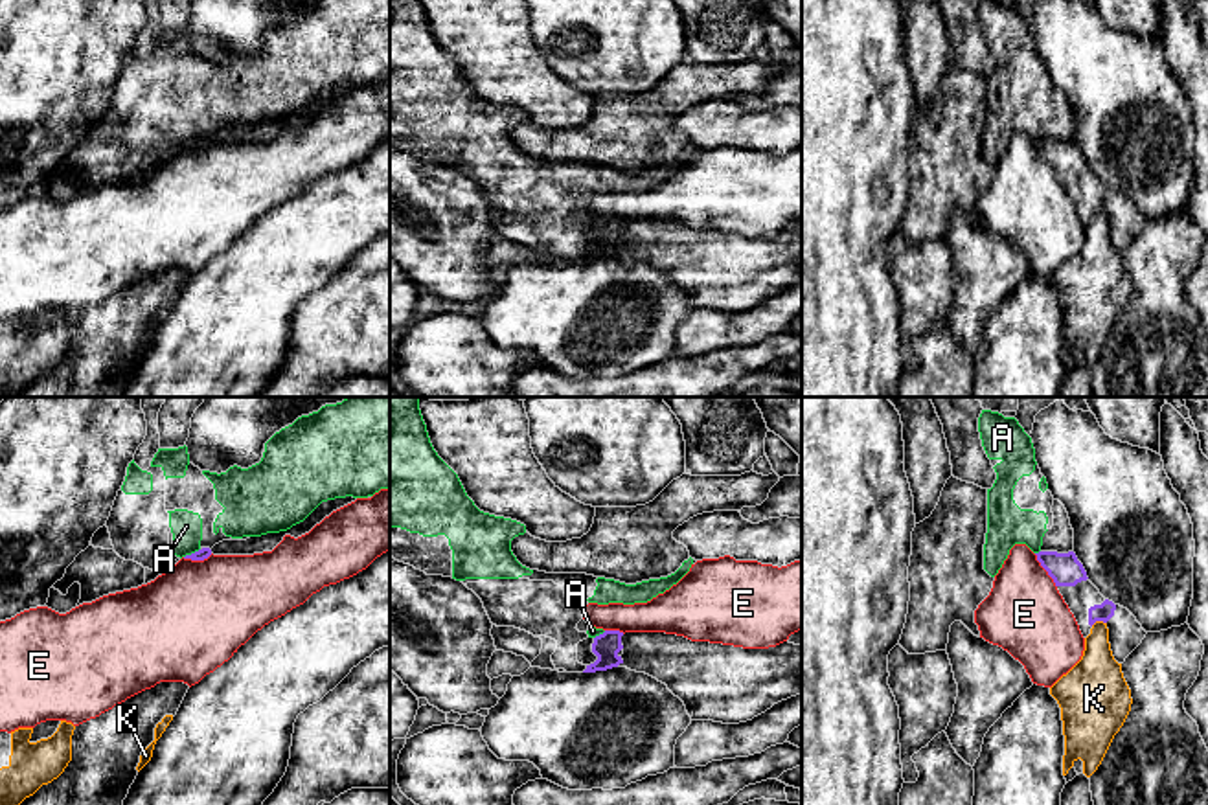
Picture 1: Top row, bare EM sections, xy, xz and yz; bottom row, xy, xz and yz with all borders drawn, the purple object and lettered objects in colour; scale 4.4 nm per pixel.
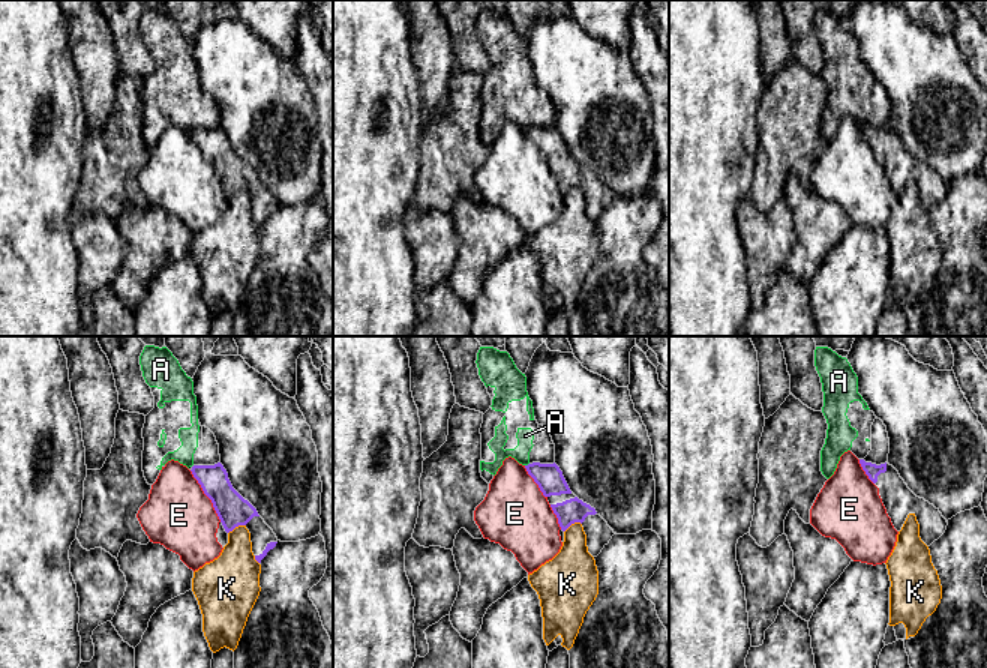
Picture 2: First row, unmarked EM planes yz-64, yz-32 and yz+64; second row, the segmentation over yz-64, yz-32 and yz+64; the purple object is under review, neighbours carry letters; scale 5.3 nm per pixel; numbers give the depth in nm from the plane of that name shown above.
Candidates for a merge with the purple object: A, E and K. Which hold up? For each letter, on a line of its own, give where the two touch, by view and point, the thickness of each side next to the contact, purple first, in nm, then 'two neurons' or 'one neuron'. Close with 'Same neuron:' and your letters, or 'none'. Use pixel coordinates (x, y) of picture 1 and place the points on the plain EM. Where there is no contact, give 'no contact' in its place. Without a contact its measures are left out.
A: meets purple in xy at (192, 142); 50 nm thick on the purple side, 140 nm on the other; two neurons
E: meets purple in yz at (1045, 157); 140 nm thick on the purple side, 360 nm on the other; two neurons
K: meets purple in yz at (1098, 208); 80 nm thick on the purple side, 220 nm on the other; two neurons
Same neuron: none

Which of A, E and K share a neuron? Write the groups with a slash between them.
A / E / K

